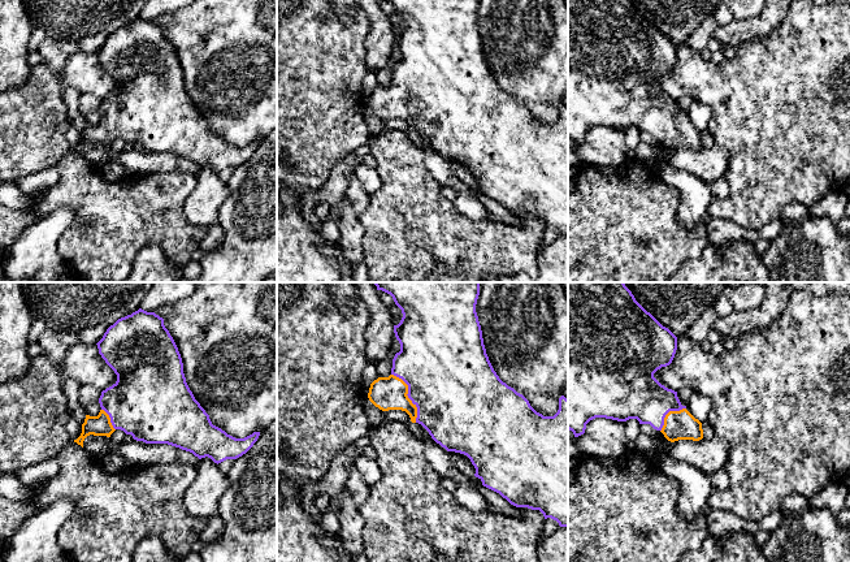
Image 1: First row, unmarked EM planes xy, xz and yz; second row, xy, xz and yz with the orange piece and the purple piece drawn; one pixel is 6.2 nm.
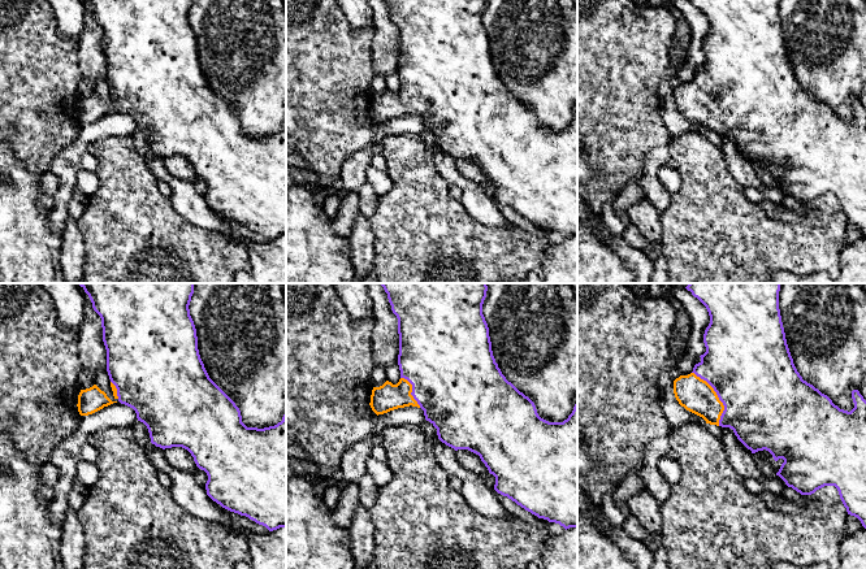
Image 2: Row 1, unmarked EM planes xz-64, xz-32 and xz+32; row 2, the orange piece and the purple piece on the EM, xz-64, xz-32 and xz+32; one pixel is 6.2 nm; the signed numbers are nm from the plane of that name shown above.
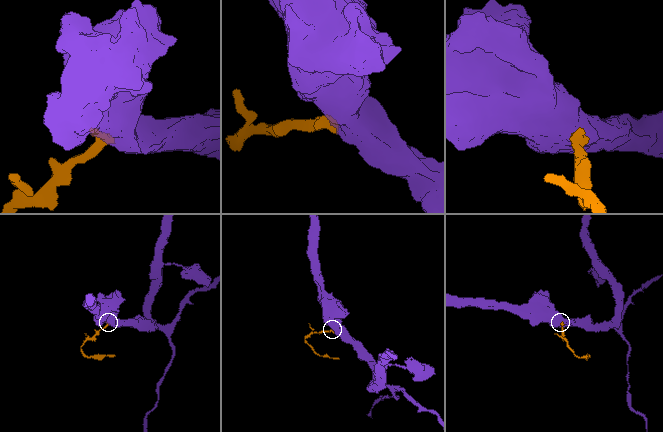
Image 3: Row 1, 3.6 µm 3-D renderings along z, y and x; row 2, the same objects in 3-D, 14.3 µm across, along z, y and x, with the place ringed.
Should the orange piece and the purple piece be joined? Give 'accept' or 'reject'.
accept

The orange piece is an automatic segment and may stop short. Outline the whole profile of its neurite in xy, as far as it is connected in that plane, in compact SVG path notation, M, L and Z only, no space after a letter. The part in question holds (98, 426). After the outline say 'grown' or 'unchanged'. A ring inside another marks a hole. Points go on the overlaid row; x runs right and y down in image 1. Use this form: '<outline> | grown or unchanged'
M139 308L131 315L118 319L107 329L96 345L101 358L117 375L117 381L101 392L99 398L101 410L99 415L86 415L84 423L82 424L82 433L74 440L82 448L84 438L90 435L110 437L116 429L121 429L126 435L131 435L136 441L168 444L190 451L199 459L208 457L218 464L226 459L242 457L257 441L260 432L253 432L244 438L235 438L212 424L209 415L195 399L186 382L181 354L173 337L164 325L164 319L155 312L147 312Z | grown

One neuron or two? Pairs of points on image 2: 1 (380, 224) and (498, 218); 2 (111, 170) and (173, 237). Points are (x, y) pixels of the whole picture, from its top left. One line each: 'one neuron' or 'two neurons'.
1: two neurons
2: one neuron

